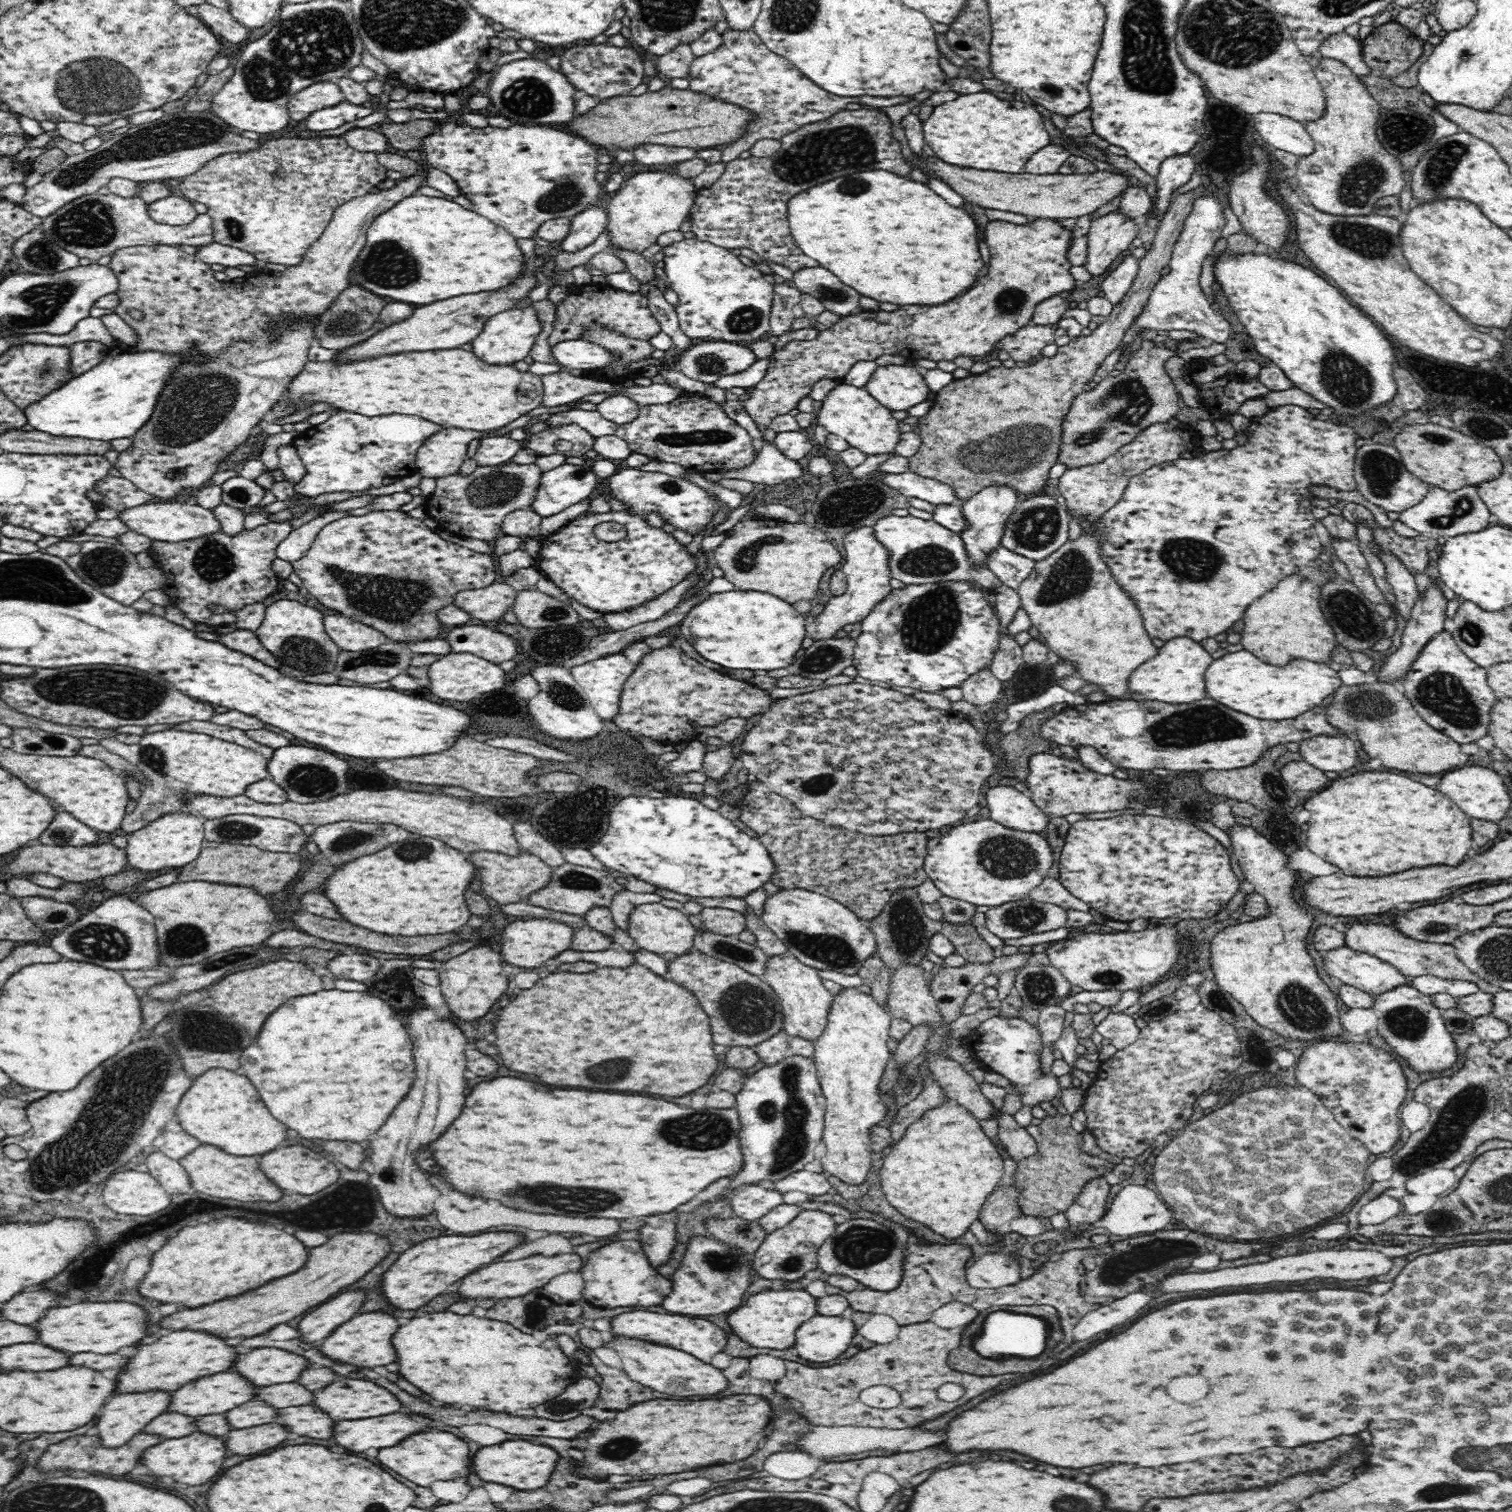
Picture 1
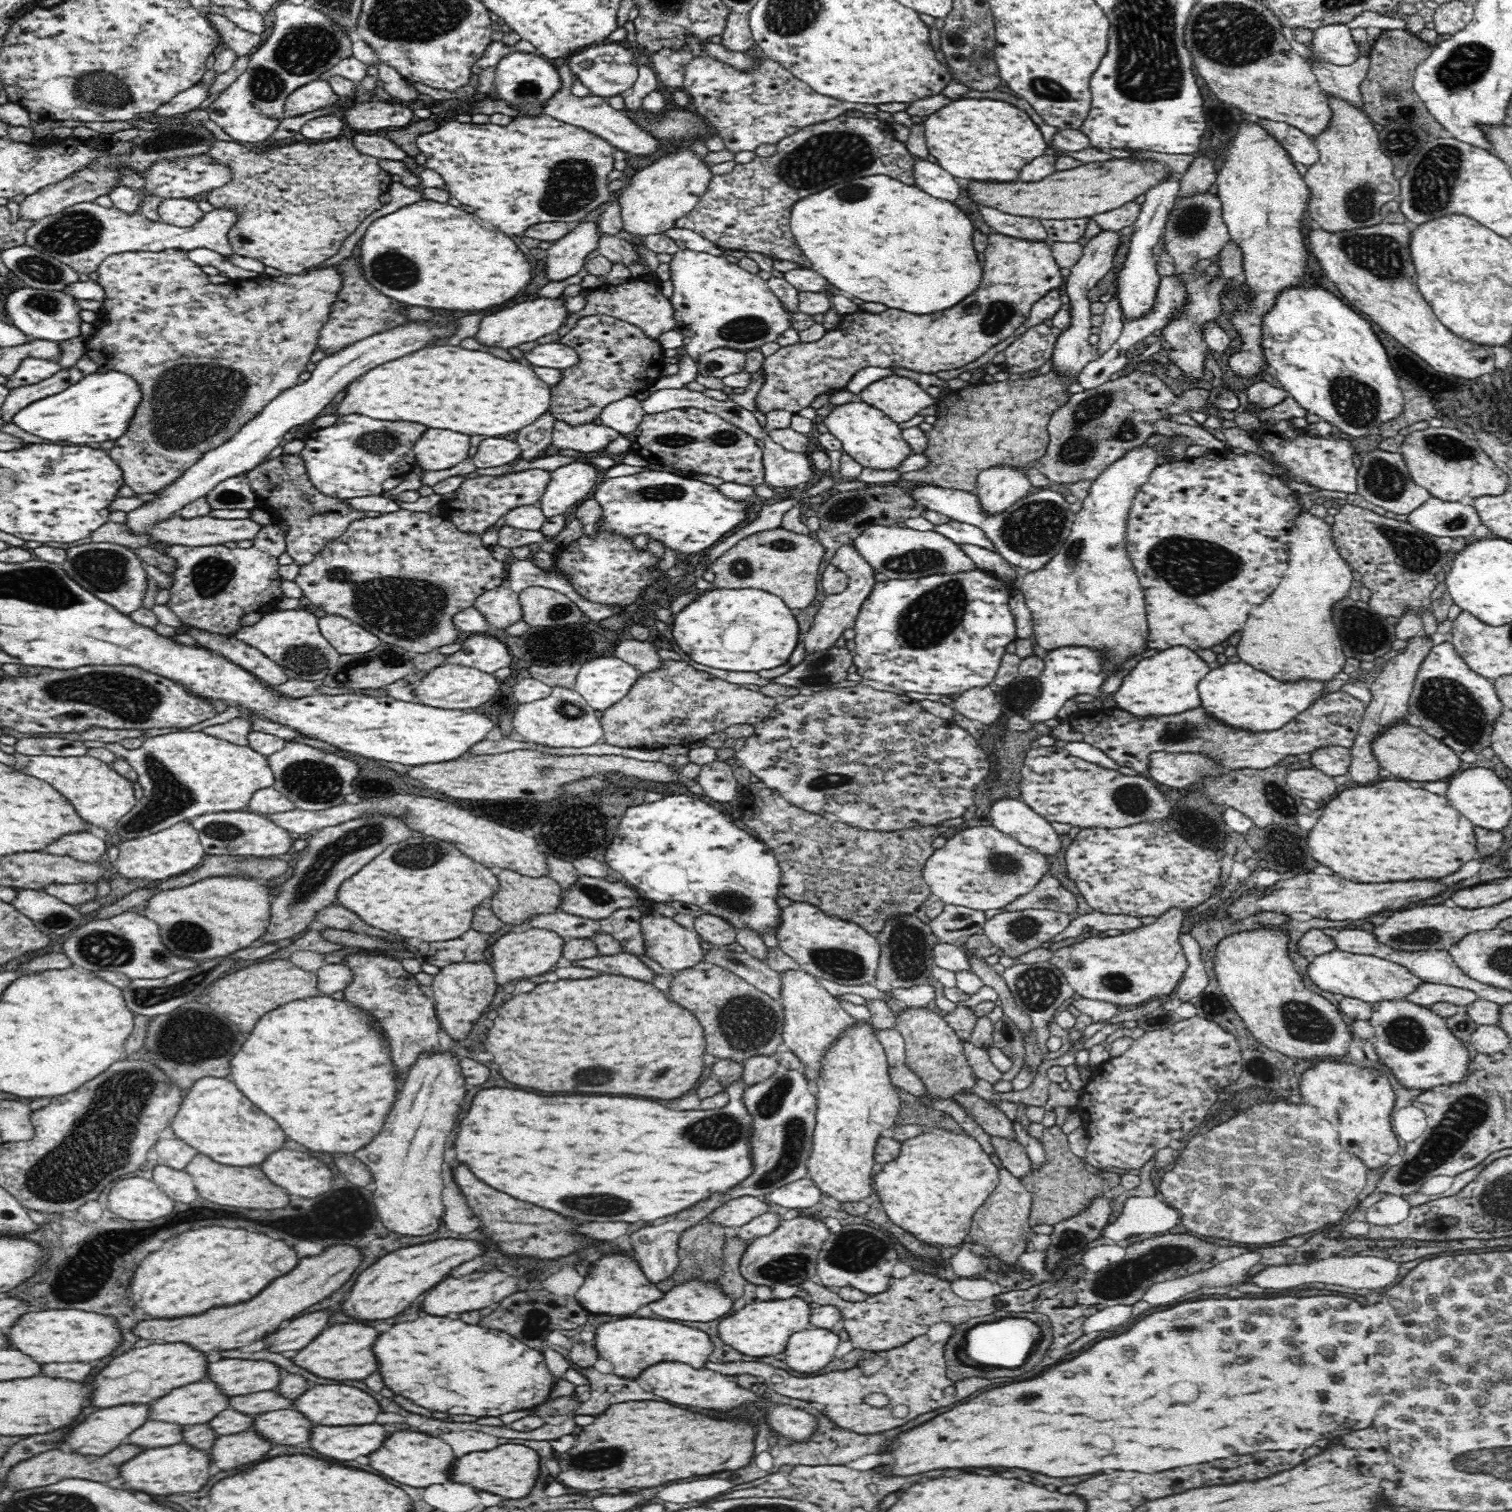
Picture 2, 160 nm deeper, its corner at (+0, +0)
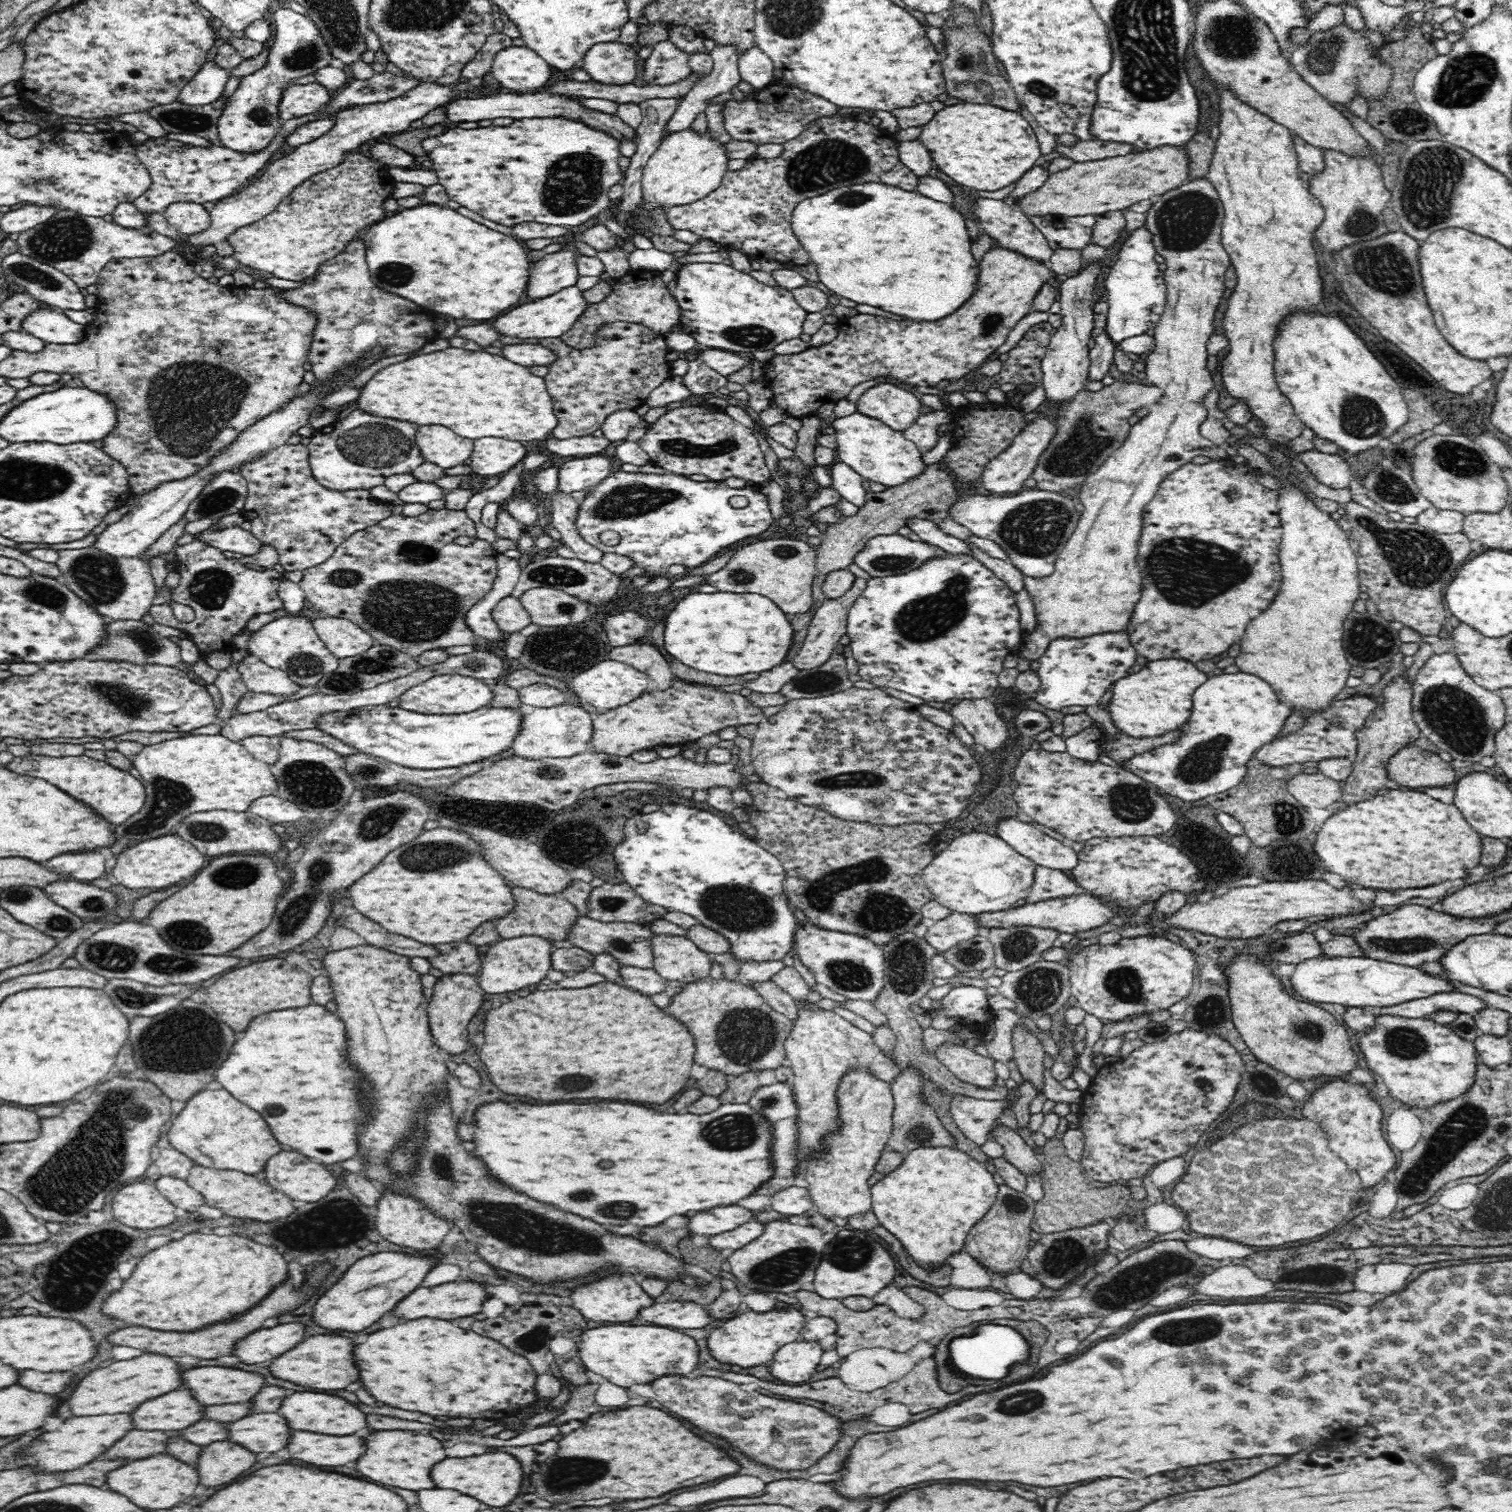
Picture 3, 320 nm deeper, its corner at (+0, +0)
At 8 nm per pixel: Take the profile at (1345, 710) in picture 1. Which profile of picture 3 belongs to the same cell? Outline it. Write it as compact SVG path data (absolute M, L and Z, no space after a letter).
M1413 741L1392 755L1392 758L1386 764L1386 770L1389 778L1402 788L1438 788L1438 786L1448 786L1457 782L1454 769L1448 765L1449 760L1448 757L1420 749Z

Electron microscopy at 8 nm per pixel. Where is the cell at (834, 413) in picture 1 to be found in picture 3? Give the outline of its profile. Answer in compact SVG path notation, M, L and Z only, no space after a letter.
M856 411L848 416L836 417L831 426L837 440L836 460L847 464L863 479L892 488L920 476L927 467L922 461L921 450L903 435L903 431L894 430L877 418Z

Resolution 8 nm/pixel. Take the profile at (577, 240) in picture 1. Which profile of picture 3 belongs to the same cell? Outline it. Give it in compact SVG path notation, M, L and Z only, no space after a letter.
M575 242L564 245L567 249L546 254L534 262L526 290L530 300L552 296L560 289L576 284L579 274L575 260L580 255L579 250L575 247Z

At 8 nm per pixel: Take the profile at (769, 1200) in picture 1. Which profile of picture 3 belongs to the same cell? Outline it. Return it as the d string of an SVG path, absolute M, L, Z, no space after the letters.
M720 1206L708 1212L698 1212L688 1222L688 1230L692 1232L690 1236L698 1234L711 1237L734 1230L753 1220L754 1211L746 1210L742 1206Z

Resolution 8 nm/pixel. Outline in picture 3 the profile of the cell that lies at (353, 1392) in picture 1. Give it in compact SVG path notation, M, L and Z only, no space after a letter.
M314 1390L299 1392L287 1396L282 1401L278 1412L287 1420L292 1430L308 1430L318 1434L332 1434L332 1436L348 1436L358 1432L366 1426L366 1414L362 1414L356 1406L346 1402L338 1396L320 1394Z

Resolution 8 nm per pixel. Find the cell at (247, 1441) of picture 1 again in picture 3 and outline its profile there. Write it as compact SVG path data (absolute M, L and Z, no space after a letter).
M226 1439L204 1446L194 1465L199 1472L199 1484L210 1488L236 1480L254 1462L256 1454Z

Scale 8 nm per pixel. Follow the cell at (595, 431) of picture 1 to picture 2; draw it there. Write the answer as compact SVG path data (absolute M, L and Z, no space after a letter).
M556 420L553 426L551 444L555 444L555 447L561 448L561 450L582 452L584 458L588 455L594 455L598 450L602 451L602 448L606 448L618 436L620 436L619 432L604 424L588 422L587 424L580 424L580 426L570 426L561 420Z

